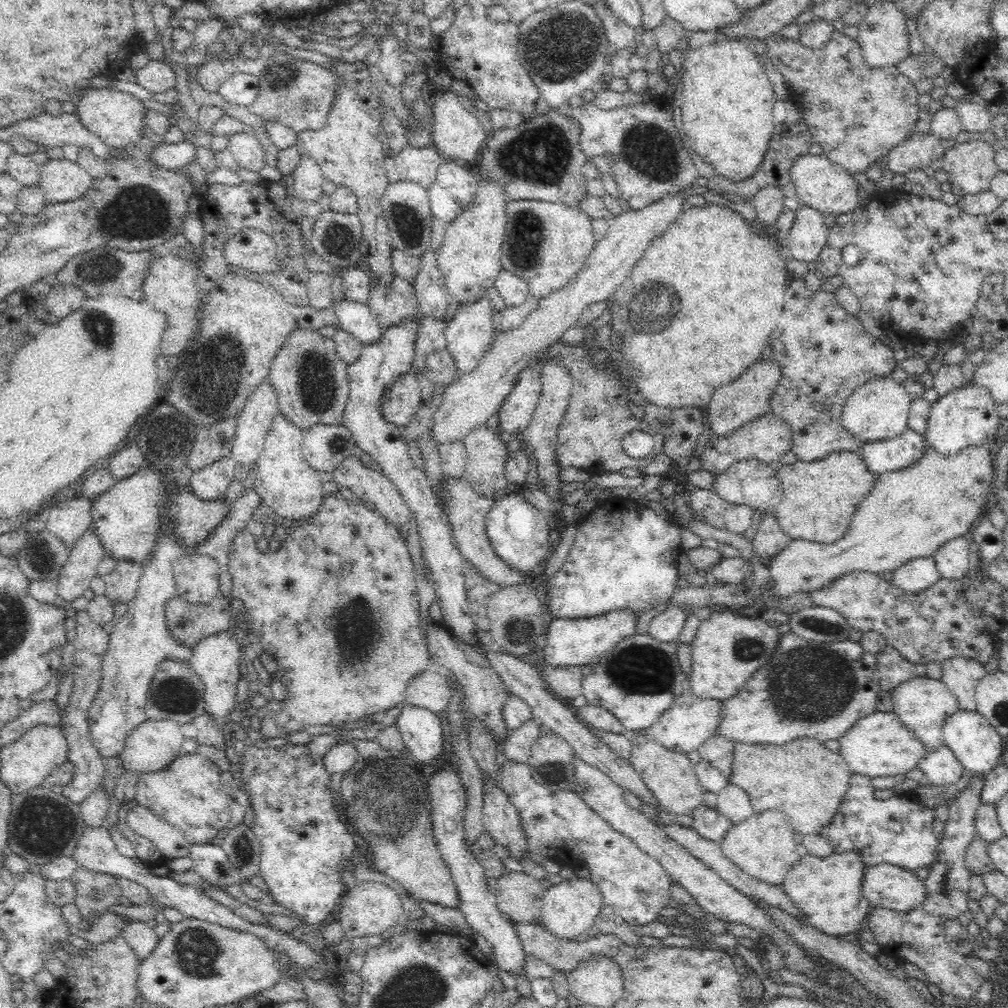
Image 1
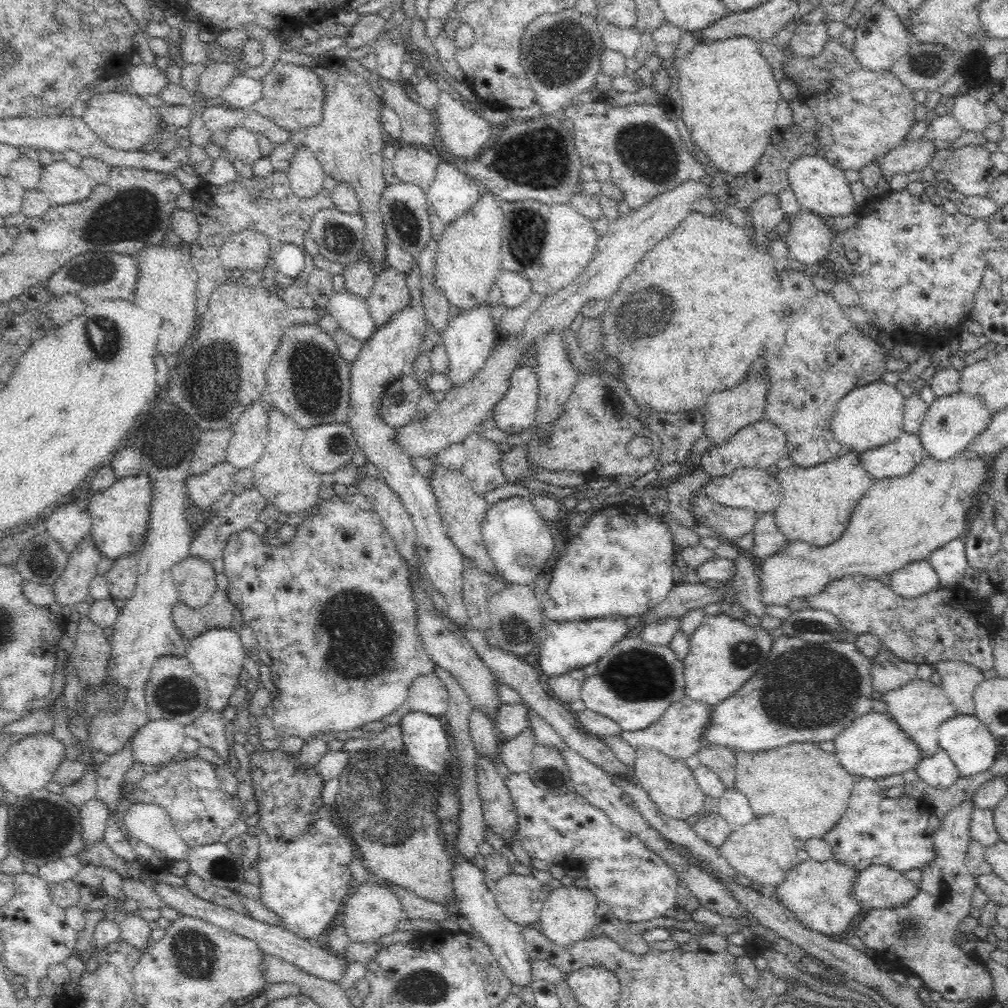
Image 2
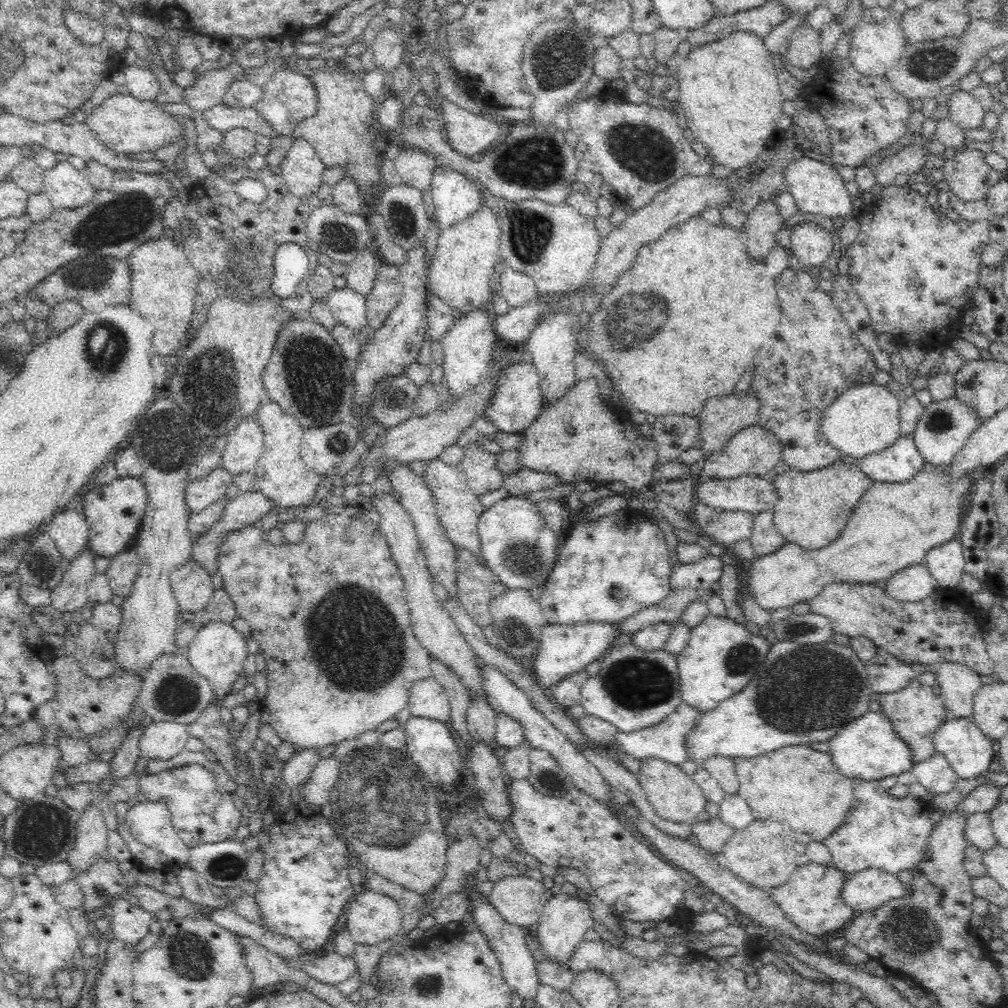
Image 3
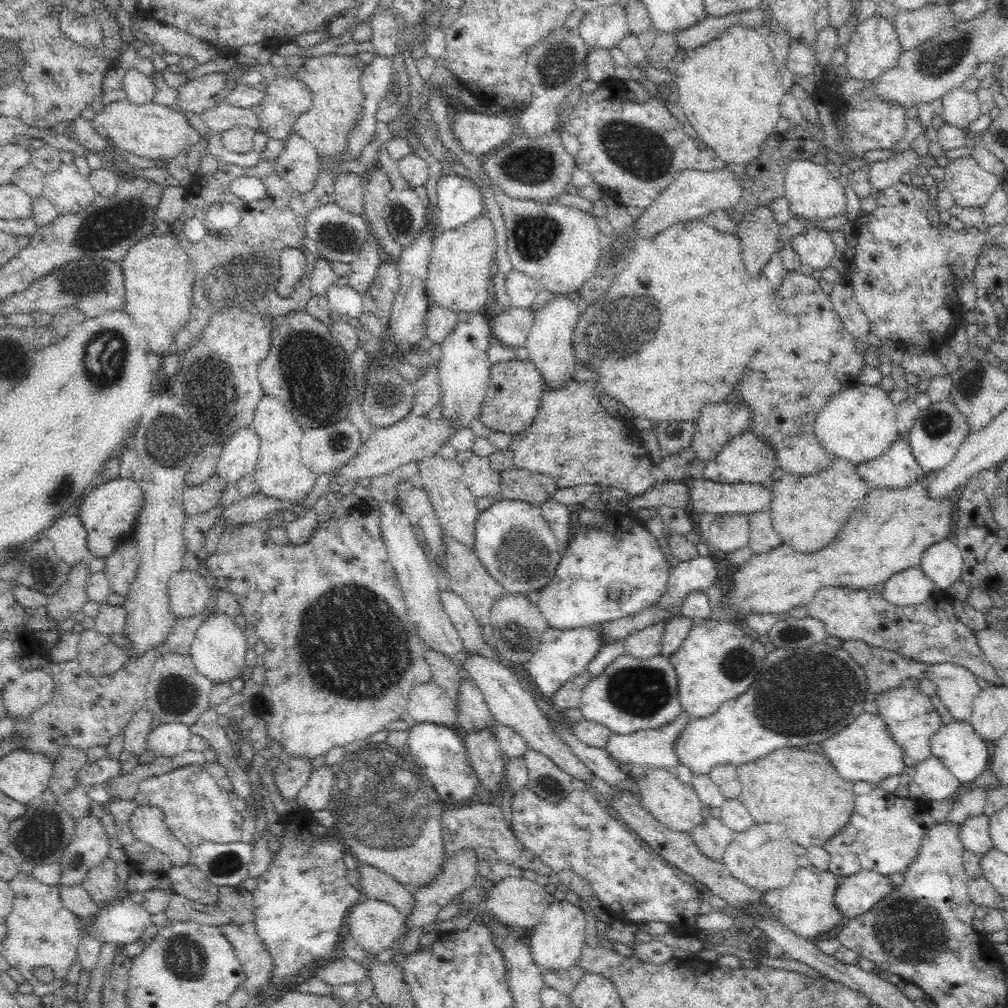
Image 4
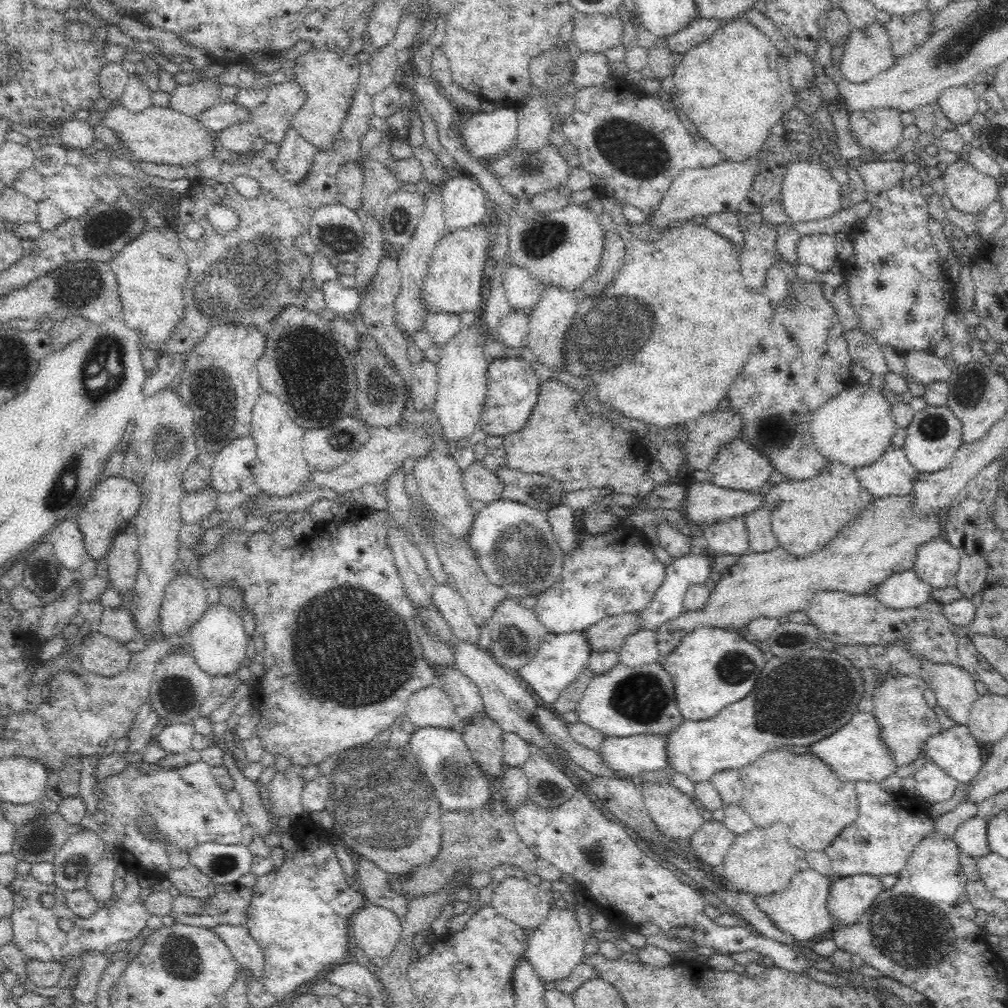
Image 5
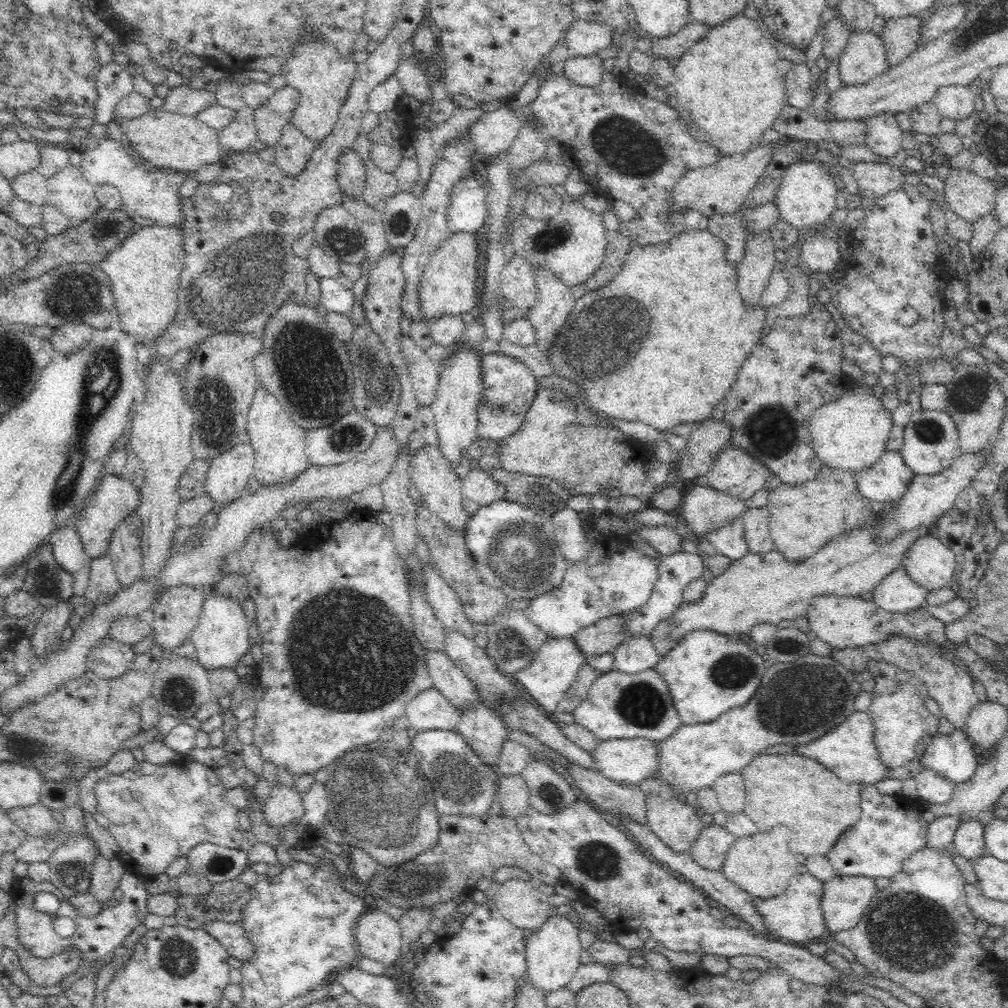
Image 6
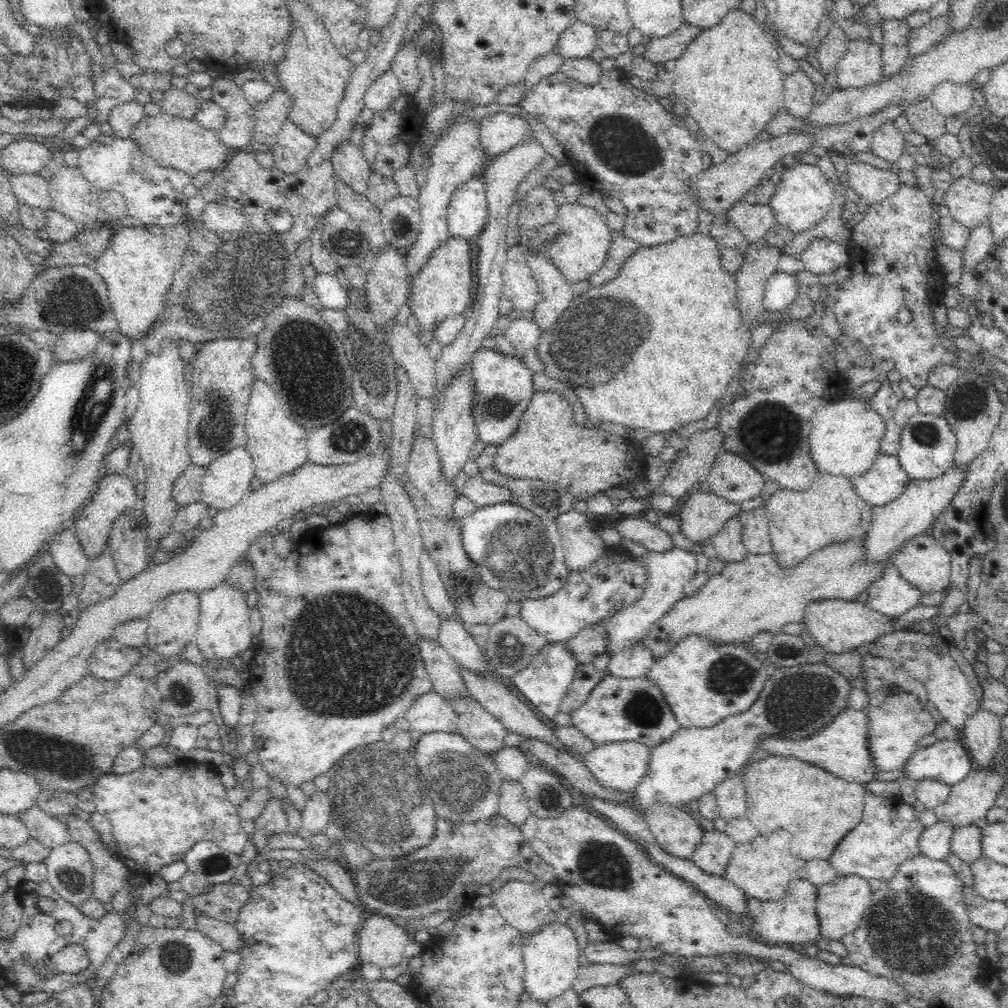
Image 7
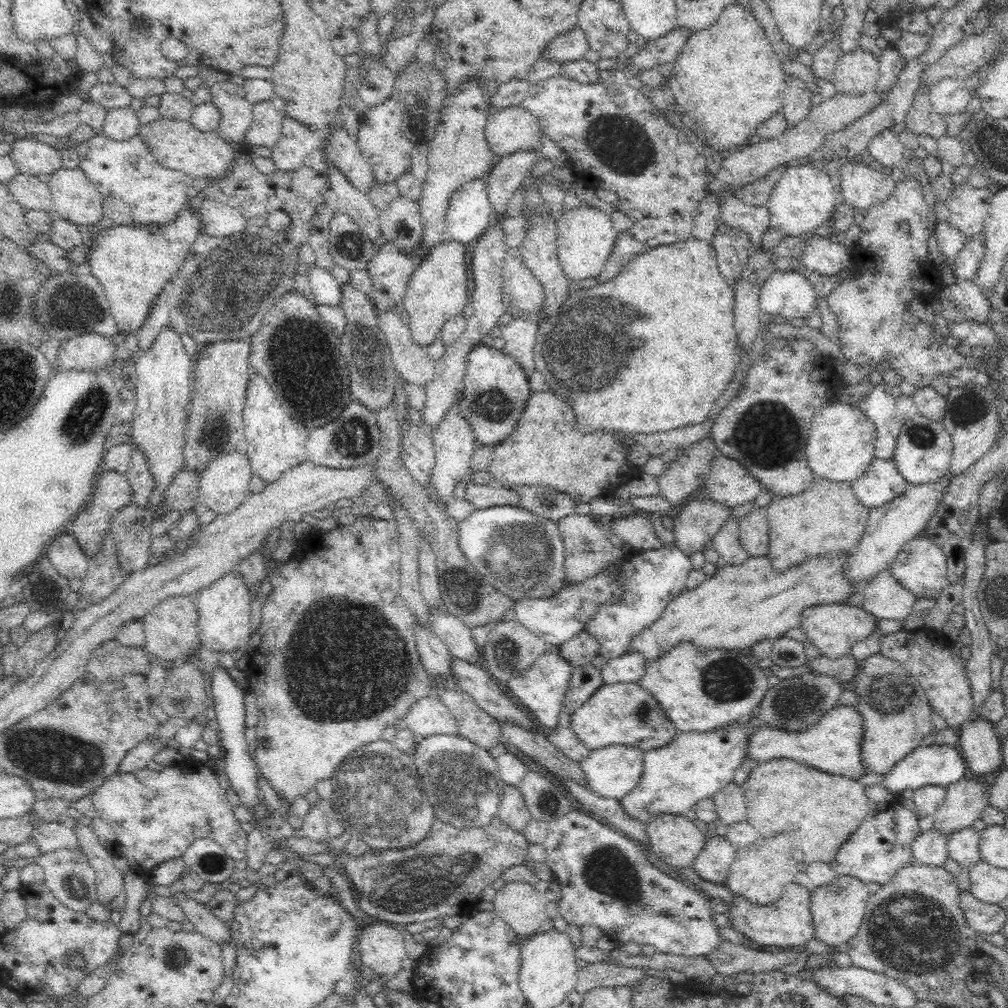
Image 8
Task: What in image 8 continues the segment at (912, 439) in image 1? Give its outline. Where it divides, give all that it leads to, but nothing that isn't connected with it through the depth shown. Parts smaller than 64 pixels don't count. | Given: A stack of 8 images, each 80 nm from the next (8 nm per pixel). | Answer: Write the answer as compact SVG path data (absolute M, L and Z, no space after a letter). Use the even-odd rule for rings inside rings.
M875 458L866 473L851 482L855 498L864 507L874 509L895 500L906 490L906 480L897 472L893 460Z

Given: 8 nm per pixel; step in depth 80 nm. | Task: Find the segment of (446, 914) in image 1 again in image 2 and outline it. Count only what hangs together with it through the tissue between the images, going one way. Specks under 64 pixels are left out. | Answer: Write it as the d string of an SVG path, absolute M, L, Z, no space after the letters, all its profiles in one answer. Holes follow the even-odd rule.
M389 881L380 883L380 887L386 887L390 889L402 905L404 911L404 920L446 920L448 918L448 910L444 905L426 900L417 894L414 894L407 888L398 886Z

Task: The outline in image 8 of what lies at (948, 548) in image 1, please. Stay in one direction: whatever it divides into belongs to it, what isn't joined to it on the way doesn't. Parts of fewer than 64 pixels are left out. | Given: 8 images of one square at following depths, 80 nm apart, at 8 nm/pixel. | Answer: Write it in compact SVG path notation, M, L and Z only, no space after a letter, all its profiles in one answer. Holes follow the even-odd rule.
M923 534L912 538L903 549L896 555L896 558L889 566L892 577L904 587L912 592L917 599L934 599L939 596L939 592L944 590L950 582L947 577L946 557L942 549L933 544Z

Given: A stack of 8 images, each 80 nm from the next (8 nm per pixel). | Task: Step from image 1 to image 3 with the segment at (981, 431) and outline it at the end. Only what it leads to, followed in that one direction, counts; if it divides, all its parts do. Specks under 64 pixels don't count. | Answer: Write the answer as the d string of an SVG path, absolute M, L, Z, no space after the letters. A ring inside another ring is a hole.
M956 397L932 401L924 407L912 436L923 462L934 466L950 465L954 455L964 446L968 436L980 425L980 421L976 418L978 418L976 411L964 405Z

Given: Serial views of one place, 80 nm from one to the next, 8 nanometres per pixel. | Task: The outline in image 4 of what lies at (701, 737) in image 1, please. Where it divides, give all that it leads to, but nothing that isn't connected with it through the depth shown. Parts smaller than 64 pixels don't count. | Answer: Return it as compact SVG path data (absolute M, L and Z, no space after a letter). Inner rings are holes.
M681 711L674 722L668 723L658 730L646 729L627 735L611 733L604 750L618 764L629 764L630 766L636 764L636 766L644 768L660 767L667 771L673 771L679 765L673 741L684 730L684 726L688 724L690 719L686 711Z

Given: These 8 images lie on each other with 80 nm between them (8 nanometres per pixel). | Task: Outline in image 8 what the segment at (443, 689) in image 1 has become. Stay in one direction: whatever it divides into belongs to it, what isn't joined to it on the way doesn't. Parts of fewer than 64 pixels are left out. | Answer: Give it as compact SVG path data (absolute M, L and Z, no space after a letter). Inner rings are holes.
M433 694L415 702L404 719L415 736L422 736L422 739L435 734L459 734L455 718L444 703Z

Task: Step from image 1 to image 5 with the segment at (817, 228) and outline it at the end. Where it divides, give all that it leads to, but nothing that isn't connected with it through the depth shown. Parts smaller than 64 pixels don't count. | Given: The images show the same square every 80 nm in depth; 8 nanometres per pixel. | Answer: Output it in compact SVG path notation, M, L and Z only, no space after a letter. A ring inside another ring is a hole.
M817 233L802 235L798 241L798 263L808 264L819 275L838 263L835 235Z

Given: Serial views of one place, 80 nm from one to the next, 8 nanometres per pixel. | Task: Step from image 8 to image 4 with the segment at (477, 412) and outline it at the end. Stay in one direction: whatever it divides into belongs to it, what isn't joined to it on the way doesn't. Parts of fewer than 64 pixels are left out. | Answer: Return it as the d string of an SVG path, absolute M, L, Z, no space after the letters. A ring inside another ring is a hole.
M514 358L491 364L489 377L489 385L479 419L491 431L505 432L511 435L522 432L524 428L532 424L540 406L544 386L541 372L532 361Z

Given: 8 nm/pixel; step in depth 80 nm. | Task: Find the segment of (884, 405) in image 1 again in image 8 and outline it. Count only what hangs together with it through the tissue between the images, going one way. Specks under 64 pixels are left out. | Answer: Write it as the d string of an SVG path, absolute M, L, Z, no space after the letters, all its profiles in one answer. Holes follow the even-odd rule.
M834 400L824 405L824 408L811 418L811 429L804 450L804 458L814 477L824 478L829 482L851 483L860 479L875 460L875 438L876 427L860 411L860 407Z

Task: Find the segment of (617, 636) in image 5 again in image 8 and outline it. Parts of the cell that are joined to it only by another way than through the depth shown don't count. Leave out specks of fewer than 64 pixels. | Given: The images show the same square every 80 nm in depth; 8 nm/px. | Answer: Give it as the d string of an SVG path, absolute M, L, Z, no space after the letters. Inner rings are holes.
M580 631L576 636L562 644L553 647L570 667L576 668L587 665L600 652L598 639L586 631Z

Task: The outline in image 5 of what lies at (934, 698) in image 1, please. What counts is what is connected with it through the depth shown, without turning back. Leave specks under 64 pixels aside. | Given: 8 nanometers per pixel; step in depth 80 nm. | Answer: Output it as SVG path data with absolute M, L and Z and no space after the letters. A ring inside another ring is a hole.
M887 673L871 696L874 707L872 713L880 727L880 739L892 753L892 761L896 766L906 766L914 762L920 752L923 752L927 738L942 731L936 713L924 701L927 689L927 684L916 676L894 676Z

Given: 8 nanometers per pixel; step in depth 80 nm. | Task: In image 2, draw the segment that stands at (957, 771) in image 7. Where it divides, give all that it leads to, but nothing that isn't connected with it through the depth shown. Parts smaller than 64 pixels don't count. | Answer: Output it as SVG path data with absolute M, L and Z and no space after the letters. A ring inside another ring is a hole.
M956 715L940 724L937 733L938 747L948 753L961 777L972 776L984 772L992 766L992 762L1001 754L998 751L999 739L990 734L988 728L976 715Z

